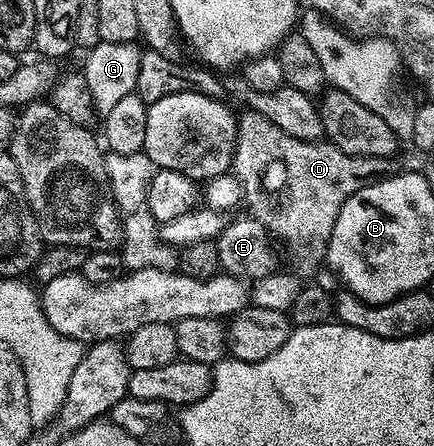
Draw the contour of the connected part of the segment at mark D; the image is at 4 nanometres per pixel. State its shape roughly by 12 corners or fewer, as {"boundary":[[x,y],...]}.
{"boundary":[[241,112],[231,172],[297,274],[387,158]]}

